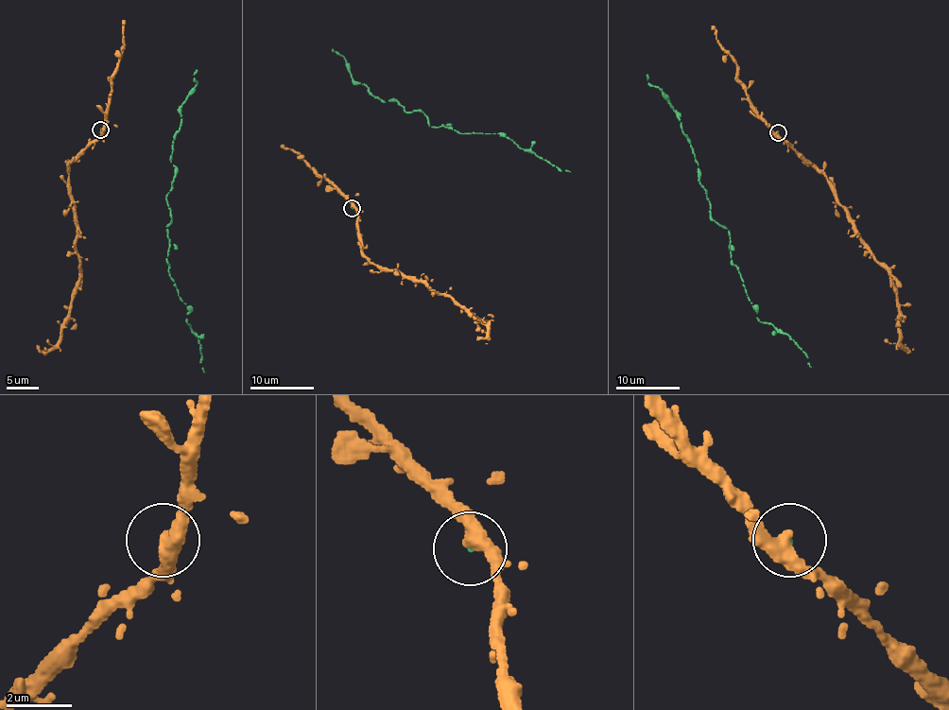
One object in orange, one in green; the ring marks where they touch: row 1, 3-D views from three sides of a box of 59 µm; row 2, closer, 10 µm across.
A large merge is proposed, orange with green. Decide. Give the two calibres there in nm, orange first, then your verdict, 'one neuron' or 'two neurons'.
400 nm thick on the orange side, 70 nm on the other; one neuron

